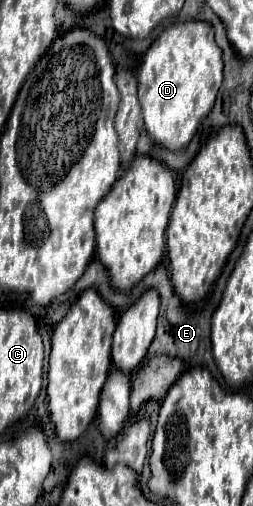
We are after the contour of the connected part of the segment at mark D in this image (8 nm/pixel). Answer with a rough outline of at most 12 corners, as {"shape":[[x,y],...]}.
{"shape":[[207,21],[173,23],[137,75],[143,123],[185,147],[215,103]]}

